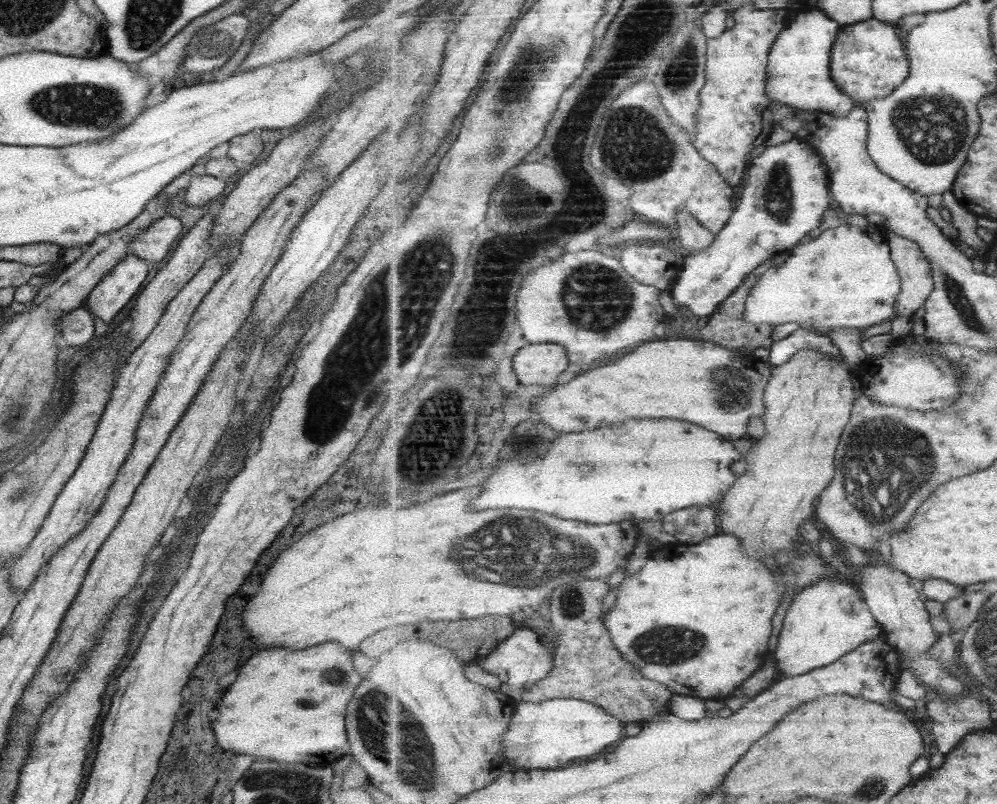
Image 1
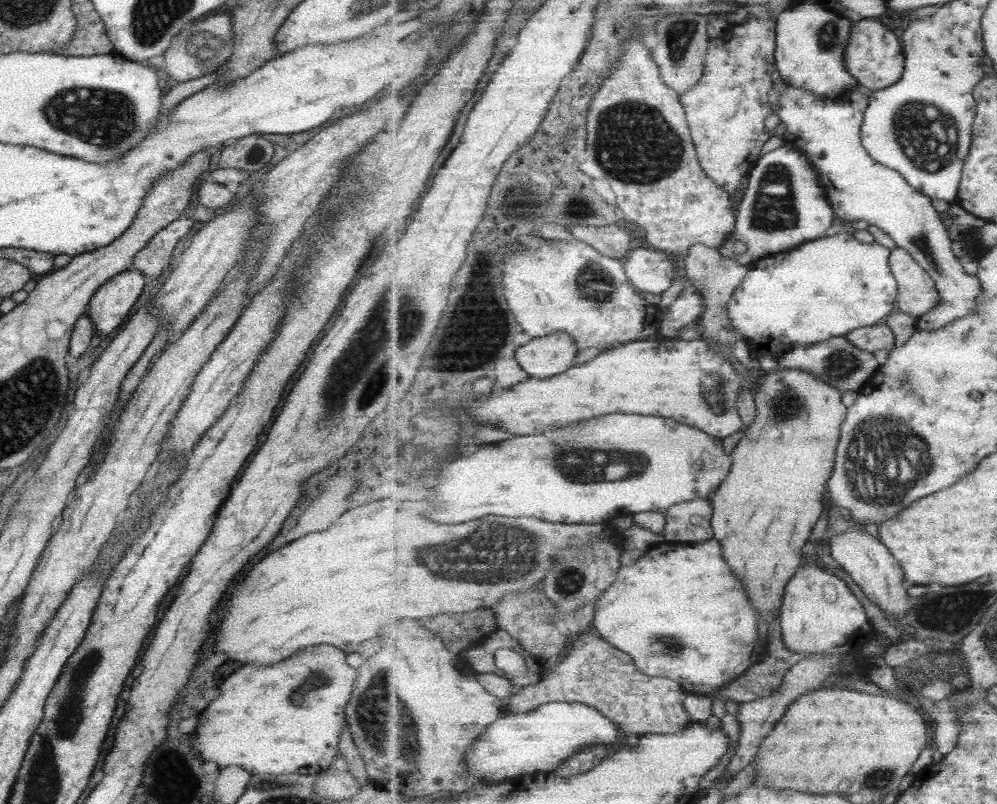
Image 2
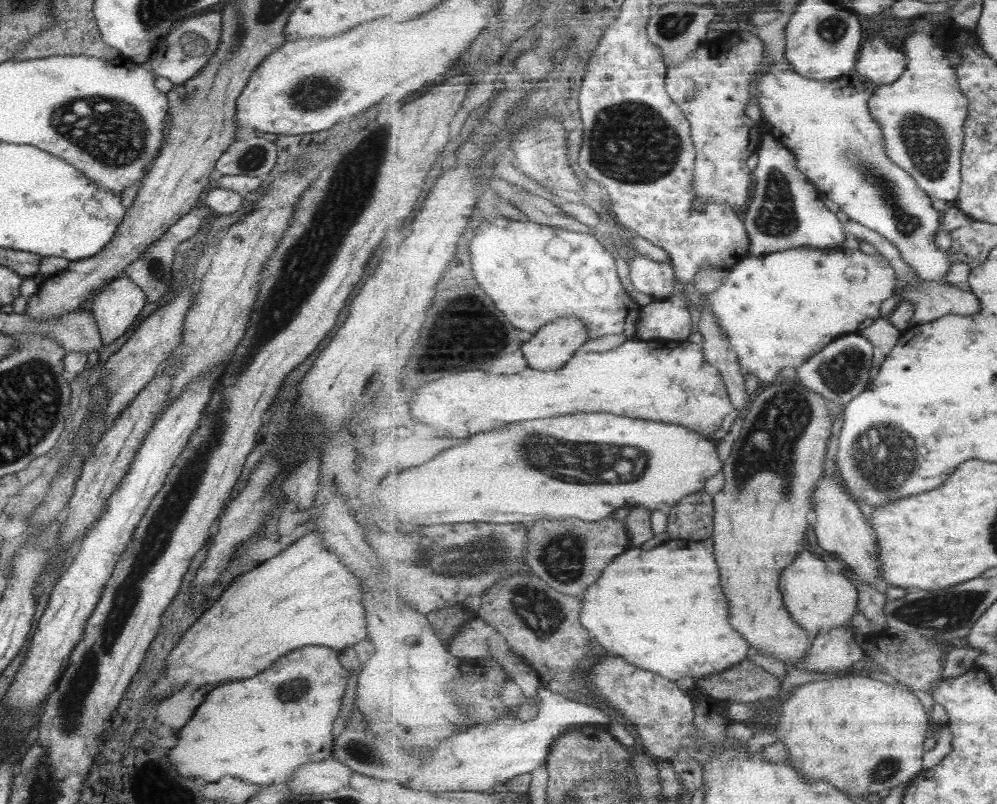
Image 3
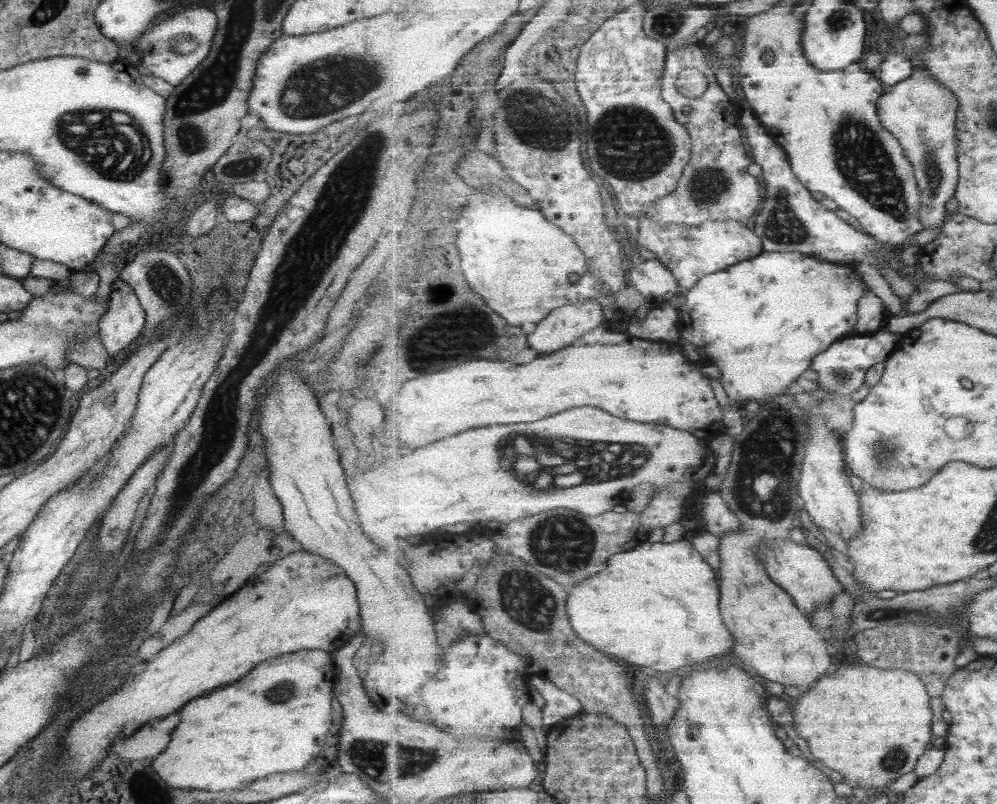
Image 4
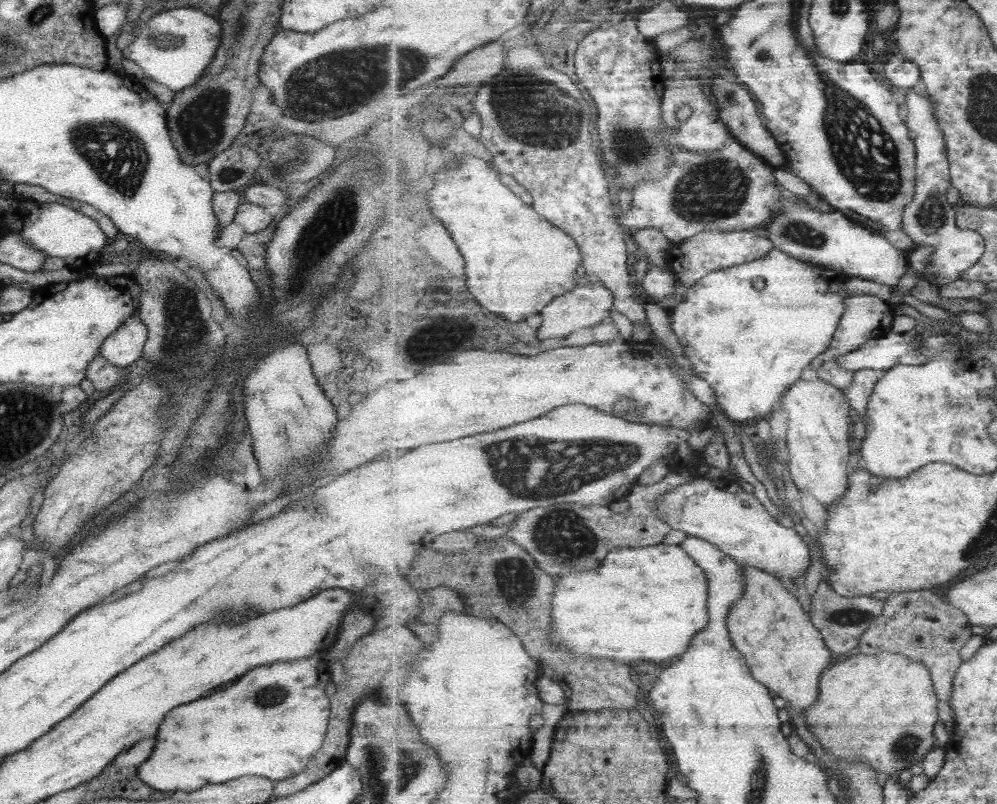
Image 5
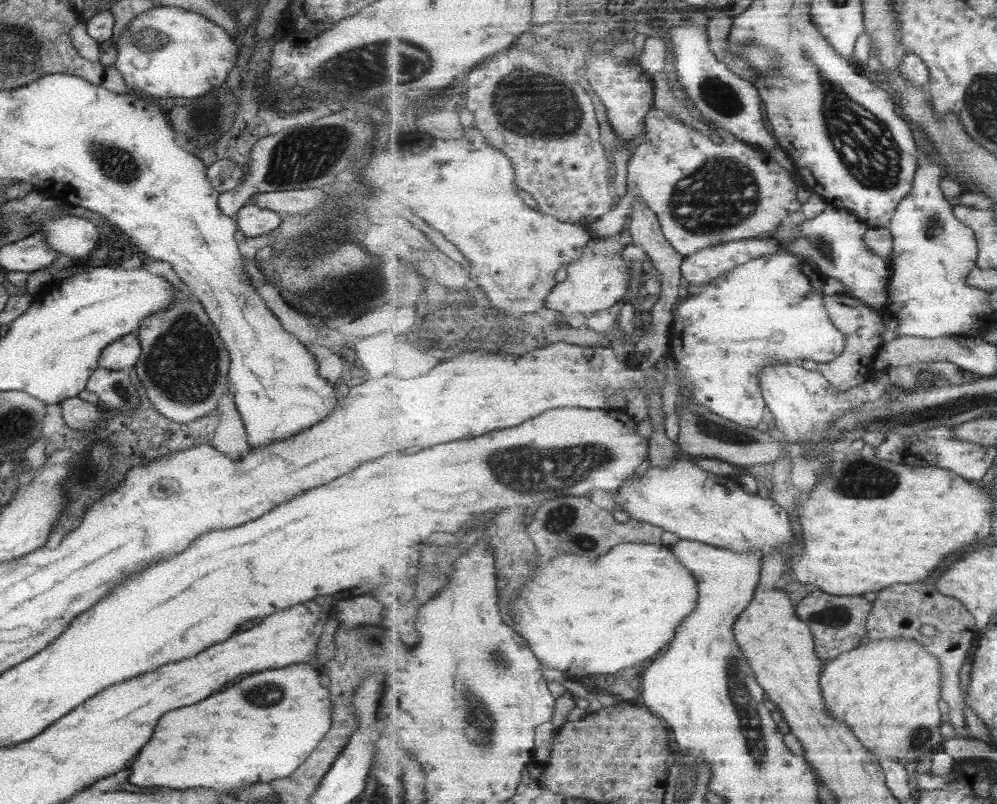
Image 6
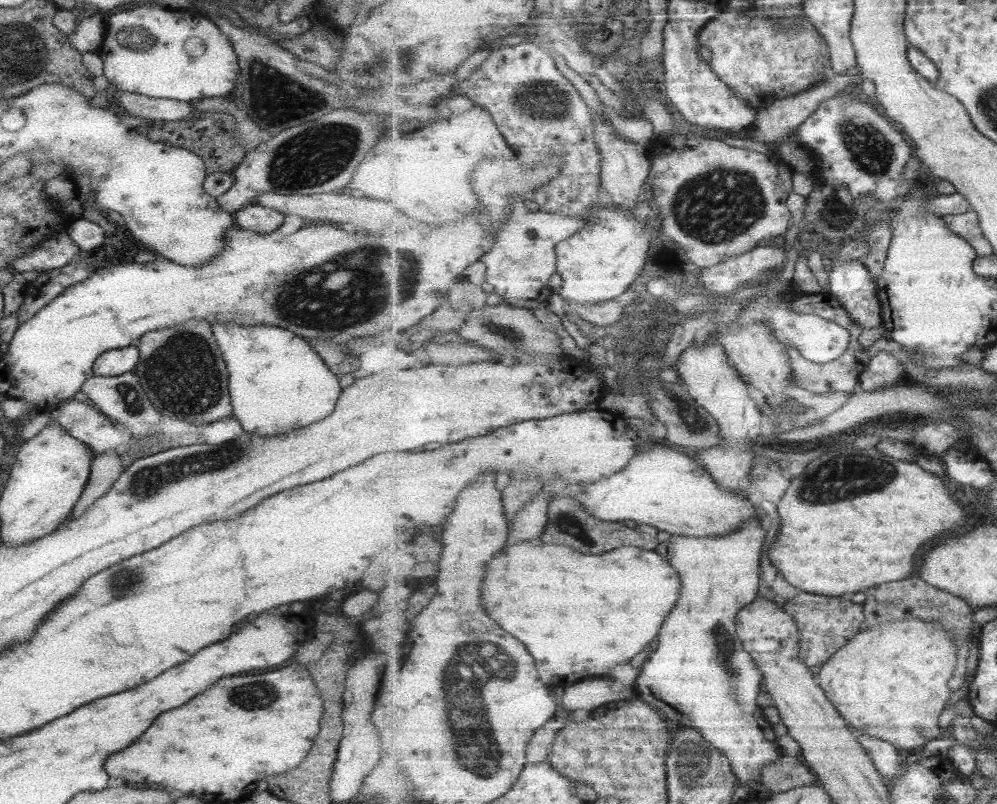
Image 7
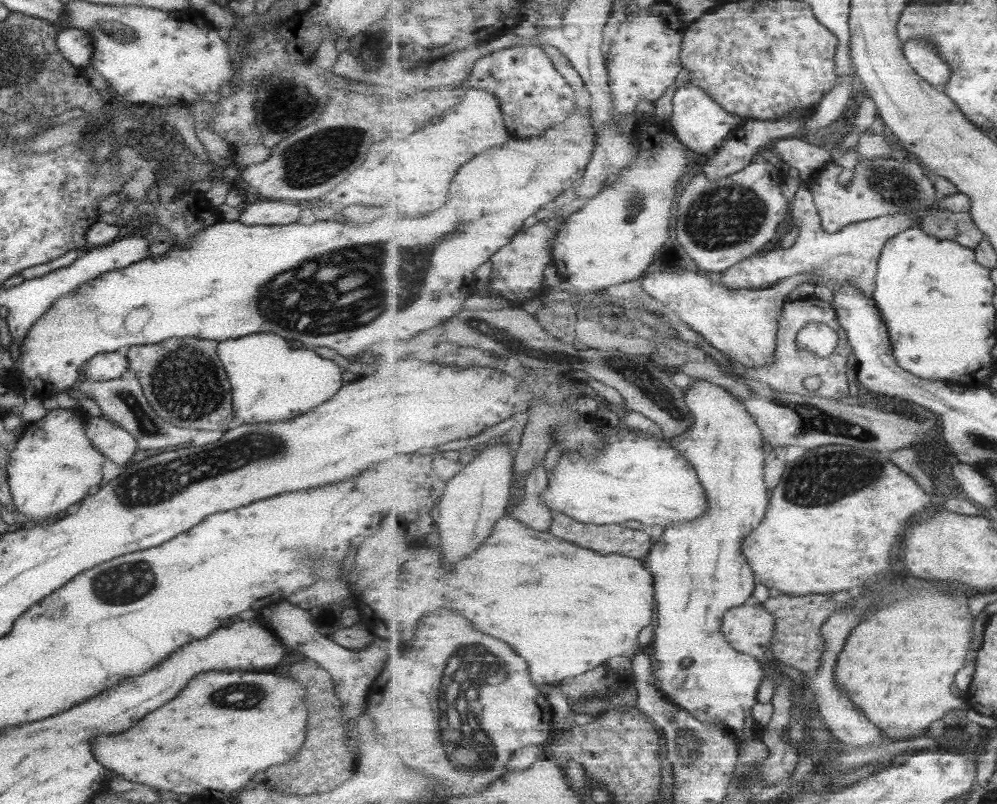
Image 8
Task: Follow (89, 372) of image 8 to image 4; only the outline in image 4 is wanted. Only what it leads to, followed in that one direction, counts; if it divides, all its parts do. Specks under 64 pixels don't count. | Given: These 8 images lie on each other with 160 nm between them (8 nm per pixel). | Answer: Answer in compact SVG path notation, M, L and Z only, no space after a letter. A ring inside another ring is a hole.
M115 279L106 300L105 312L96 324L100 343L108 356L117 354L137 338L143 325L144 310L133 289L121 279Z

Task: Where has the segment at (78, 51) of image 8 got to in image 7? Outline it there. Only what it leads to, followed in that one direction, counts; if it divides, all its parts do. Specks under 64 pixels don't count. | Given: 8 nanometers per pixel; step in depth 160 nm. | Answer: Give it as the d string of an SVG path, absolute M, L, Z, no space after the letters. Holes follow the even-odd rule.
M92 15L82 19L75 32L67 36L71 48L75 48L80 55L98 50L106 33L104 19L103 15Z

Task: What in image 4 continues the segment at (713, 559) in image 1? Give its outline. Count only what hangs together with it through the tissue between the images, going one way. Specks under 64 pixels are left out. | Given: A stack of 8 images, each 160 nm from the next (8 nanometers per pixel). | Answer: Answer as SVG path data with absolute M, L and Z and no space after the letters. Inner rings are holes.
M689 535L671 544L643 543L633 550L613 555L610 560L611 564L603 572L583 580L569 594L569 616L579 638L617 658L639 664L637 670L654 669L658 674L704 666L734 650L736 640L723 624L722 613L719 614L721 593L716 572L695 550Z

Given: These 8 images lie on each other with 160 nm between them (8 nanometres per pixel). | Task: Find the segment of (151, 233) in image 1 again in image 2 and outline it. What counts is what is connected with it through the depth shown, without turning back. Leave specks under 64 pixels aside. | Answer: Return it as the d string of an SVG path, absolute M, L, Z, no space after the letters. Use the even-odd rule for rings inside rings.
M180 216L171 221L147 240L145 246L133 257L130 268L141 272L146 281L163 276L169 267L171 250L191 226L192 220L187 217Z

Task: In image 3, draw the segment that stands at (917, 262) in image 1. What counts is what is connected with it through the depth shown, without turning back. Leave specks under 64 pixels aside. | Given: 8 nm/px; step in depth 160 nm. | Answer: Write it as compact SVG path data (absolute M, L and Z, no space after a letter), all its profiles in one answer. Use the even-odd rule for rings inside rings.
M922 280L916 285L900 286L899 300L910 300L915 306L911 323L920 324L937 320L945 315L977 316L981 310L979 297L966 286L943 284L939 281Z

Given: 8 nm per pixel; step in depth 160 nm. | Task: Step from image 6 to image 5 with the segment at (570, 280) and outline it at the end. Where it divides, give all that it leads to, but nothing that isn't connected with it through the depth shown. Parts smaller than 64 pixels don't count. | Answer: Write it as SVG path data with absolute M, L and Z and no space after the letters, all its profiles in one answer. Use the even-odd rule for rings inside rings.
M586 279L582 284L578 284L578 286L563 294L563 296L557 296L545 310L539 313L542 315L543 320L538 328L538 336L541 340L567 338L571 332L575 332L579 328L597 326L611 315L614 304L615 297L611 289L598 280Z

